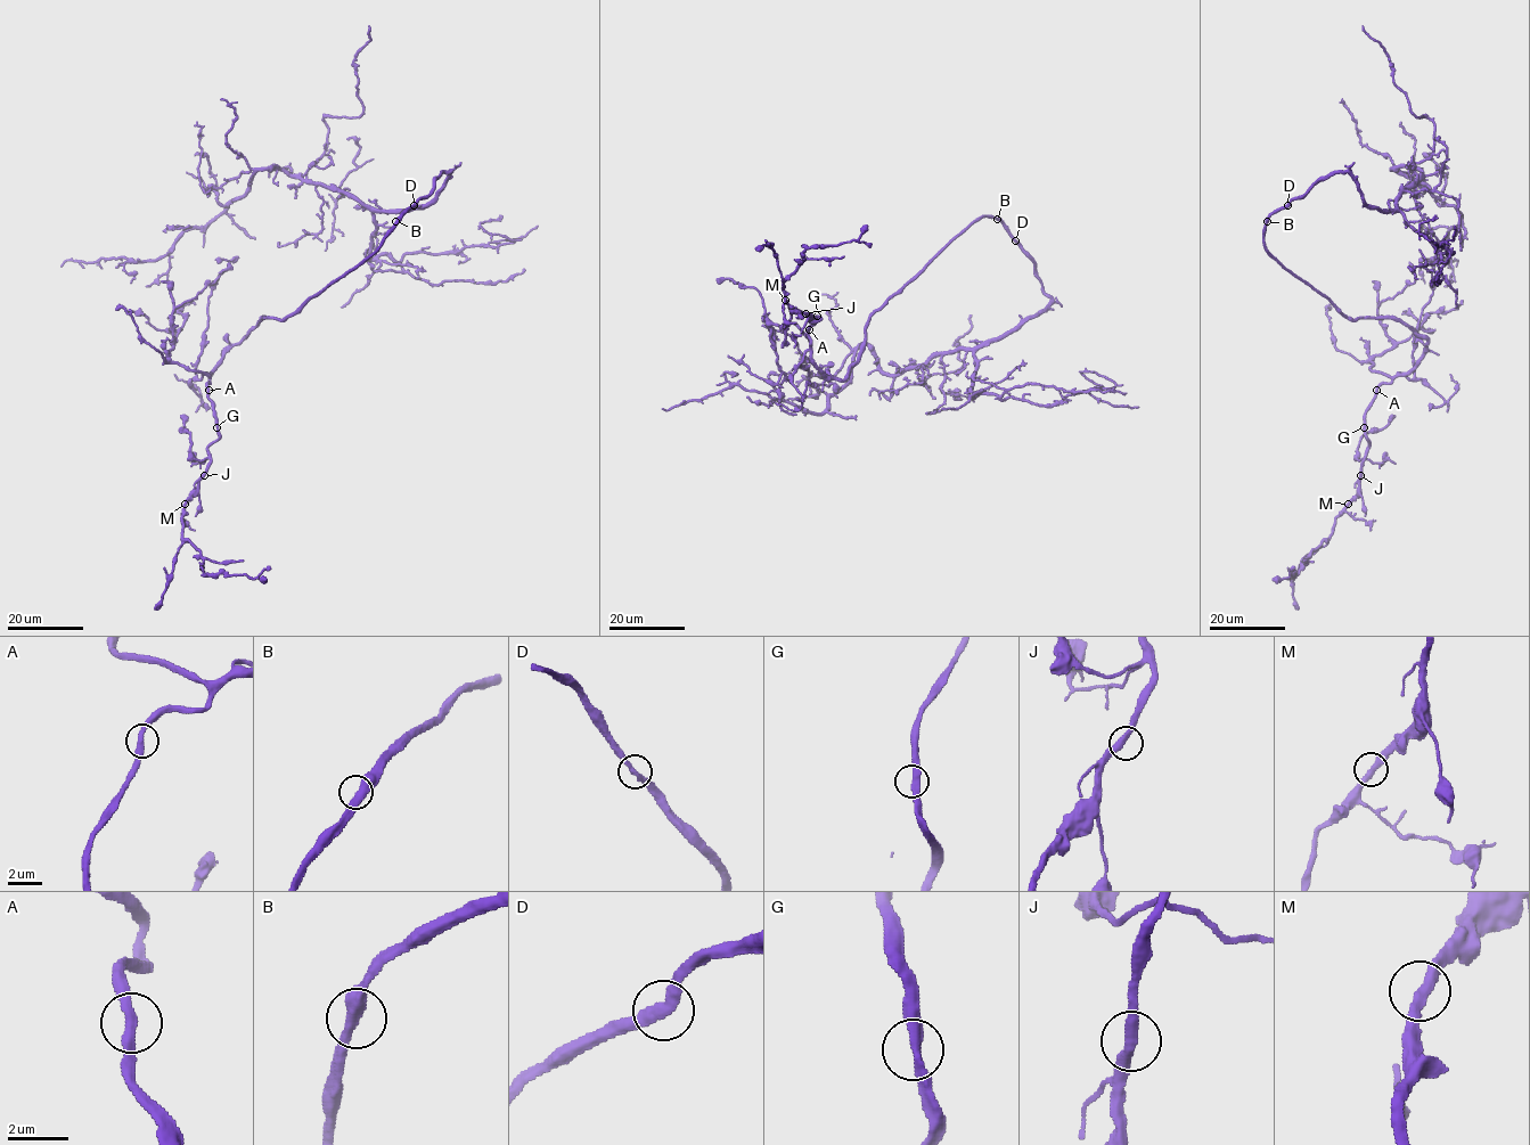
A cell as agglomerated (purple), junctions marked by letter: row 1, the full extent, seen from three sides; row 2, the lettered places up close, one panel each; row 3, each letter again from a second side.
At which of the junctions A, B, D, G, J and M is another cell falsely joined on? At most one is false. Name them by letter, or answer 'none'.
none

